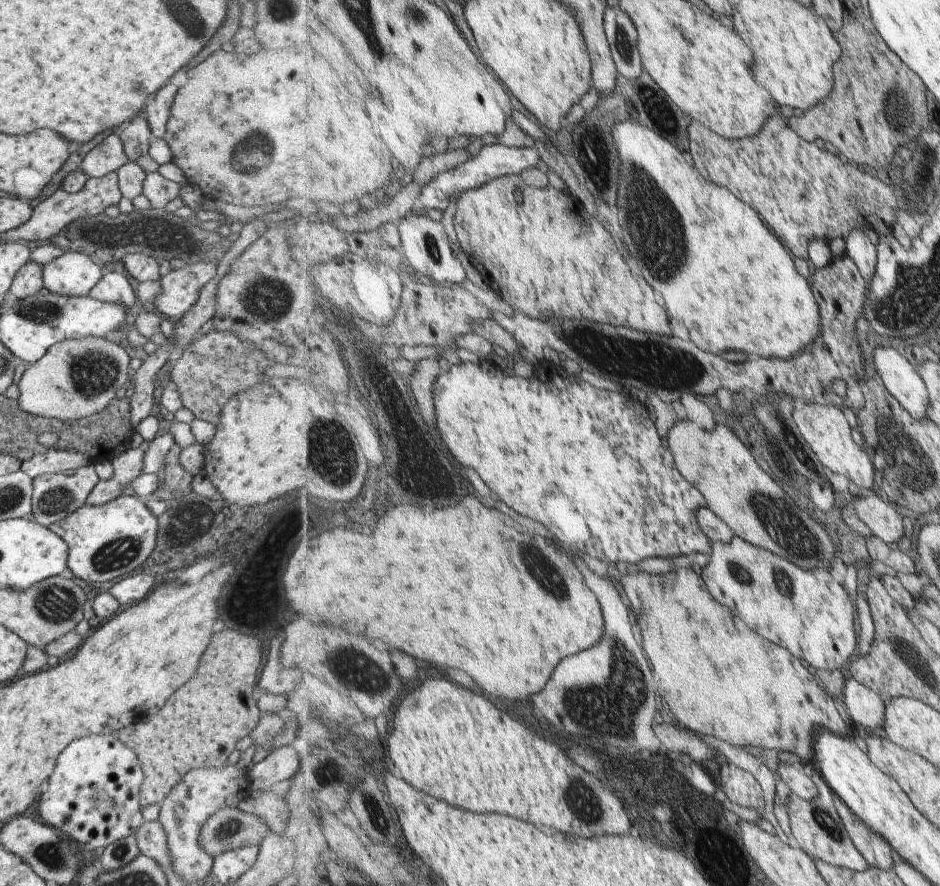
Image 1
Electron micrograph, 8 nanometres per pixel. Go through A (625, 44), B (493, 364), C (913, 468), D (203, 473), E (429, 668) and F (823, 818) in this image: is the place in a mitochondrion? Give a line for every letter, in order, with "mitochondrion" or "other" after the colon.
A: mitochondrion
B: other
C: mitochondrion
D: other
E: other
F: mitochondrion

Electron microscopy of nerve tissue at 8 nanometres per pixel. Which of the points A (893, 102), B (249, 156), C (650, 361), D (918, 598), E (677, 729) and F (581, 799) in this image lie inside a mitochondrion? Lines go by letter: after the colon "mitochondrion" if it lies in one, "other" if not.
A: mitochondrion
B: mitochondrion
C: mitochondrion
D: other
E: other
F: mitochondrion

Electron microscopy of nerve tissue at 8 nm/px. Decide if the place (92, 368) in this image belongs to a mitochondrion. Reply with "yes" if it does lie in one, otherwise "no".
yes

